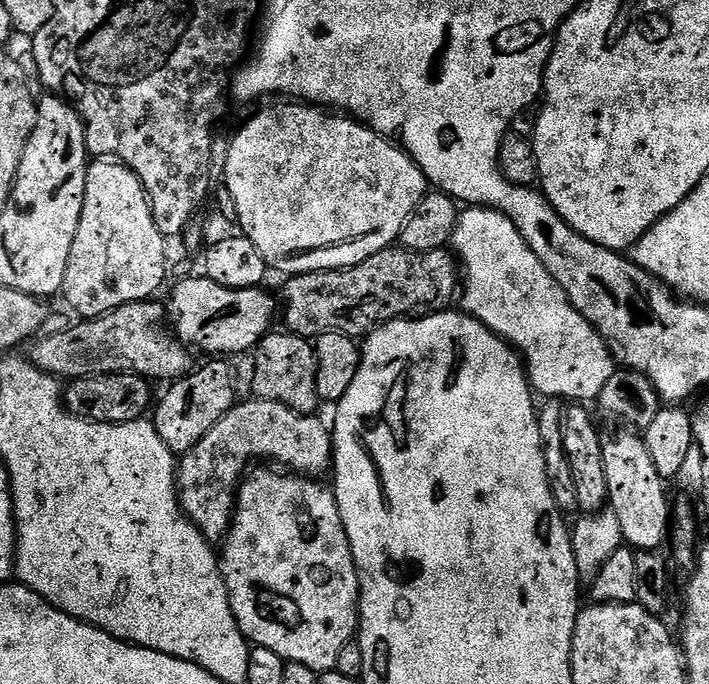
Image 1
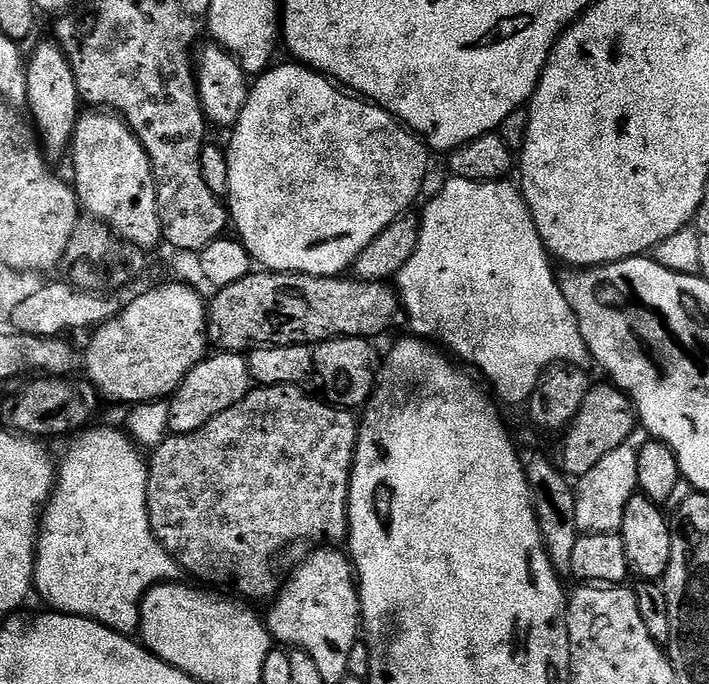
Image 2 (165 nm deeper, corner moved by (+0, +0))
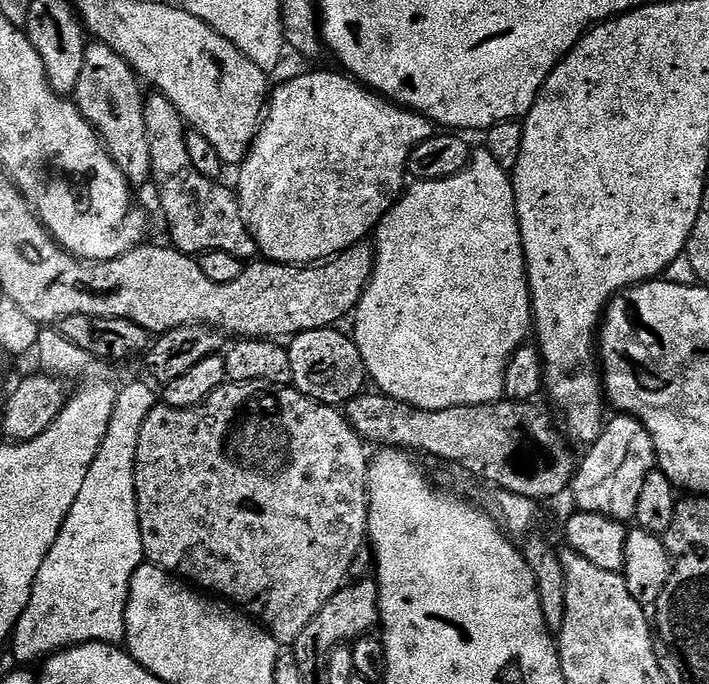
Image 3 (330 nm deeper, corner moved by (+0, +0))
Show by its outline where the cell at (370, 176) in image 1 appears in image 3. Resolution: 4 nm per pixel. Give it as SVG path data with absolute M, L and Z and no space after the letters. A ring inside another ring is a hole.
M343 71L336 72L308 72L305 76L296 76L285 84L280 84L271 89L270 99L266 105L266 115L260 126L260 133L248 157L239 165L240 188L238 187L238 199L242 219L252 231L252 237L256 239L257 249L267 259L278 264L298 264L307 266L317 262L333 259L345 252L350 246L367 241L376 231L376 225L380 219L395 206L396 201L406 191L406 177L408 176L408 159L410 154L419 144L426 142L431 136L437 135L437 125L432 123L421 112L414 112L401 106L367 88L357 82L353 77Z

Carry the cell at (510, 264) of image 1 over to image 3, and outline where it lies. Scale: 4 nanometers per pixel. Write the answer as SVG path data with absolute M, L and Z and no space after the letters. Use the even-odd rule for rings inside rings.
M486 150L471 153L467 166L458 174L441 180L422 180L413 183L404 195L396 201L386 215L376 225L374 233L376 250L376 269L372 272L372 281L362 294L360 305L354 313L356 332L354 339L362 354L364 370L369 381L372 380L383 395L398 398L398 402L406 402L422 410L450 410L454 406L478 406L479 404L495 404L504 396L504 371L508 360L529 339L533 331L532 296L528 292L528 267L524 257L524 243L518 226L516 199L510 172L502 166Z

